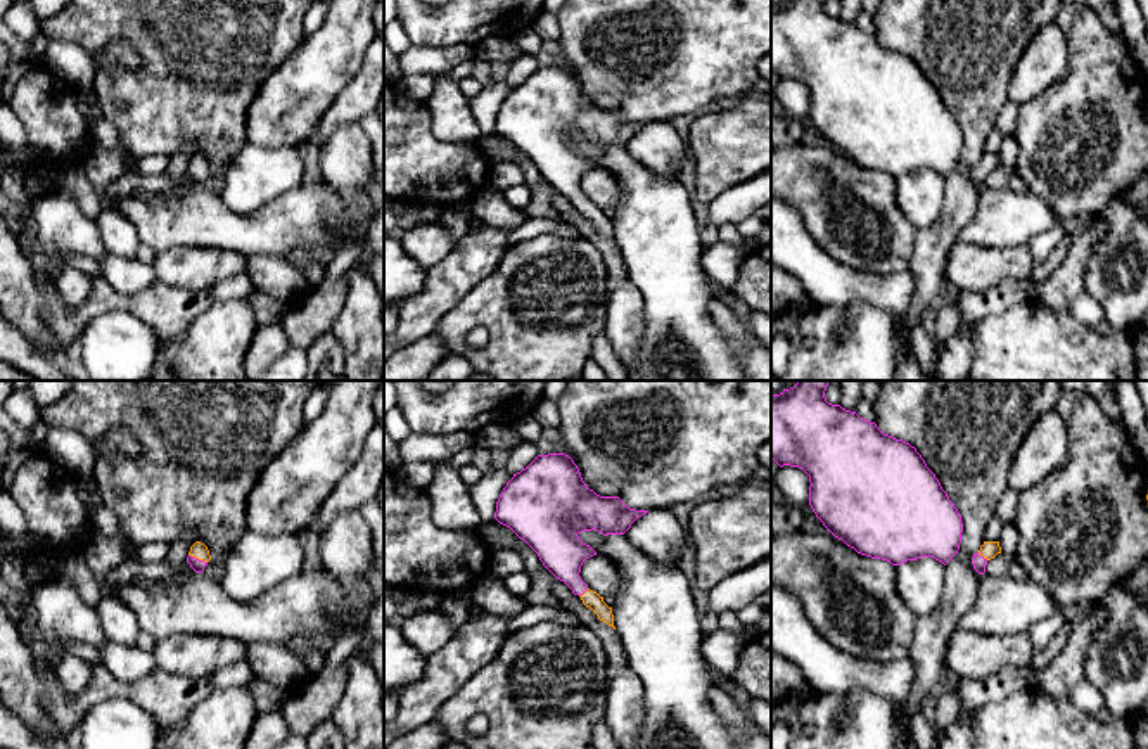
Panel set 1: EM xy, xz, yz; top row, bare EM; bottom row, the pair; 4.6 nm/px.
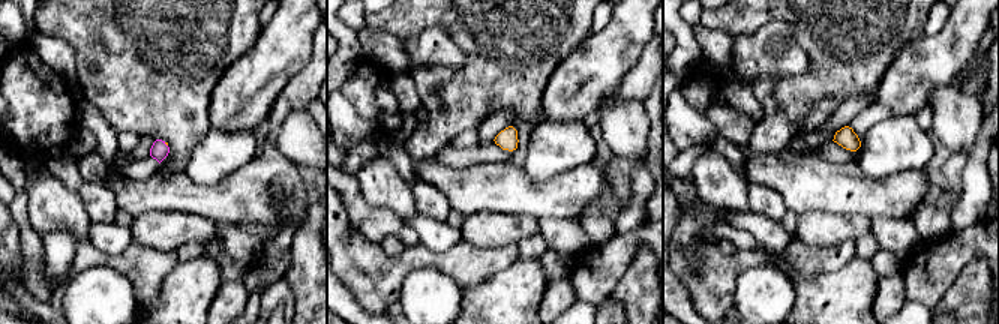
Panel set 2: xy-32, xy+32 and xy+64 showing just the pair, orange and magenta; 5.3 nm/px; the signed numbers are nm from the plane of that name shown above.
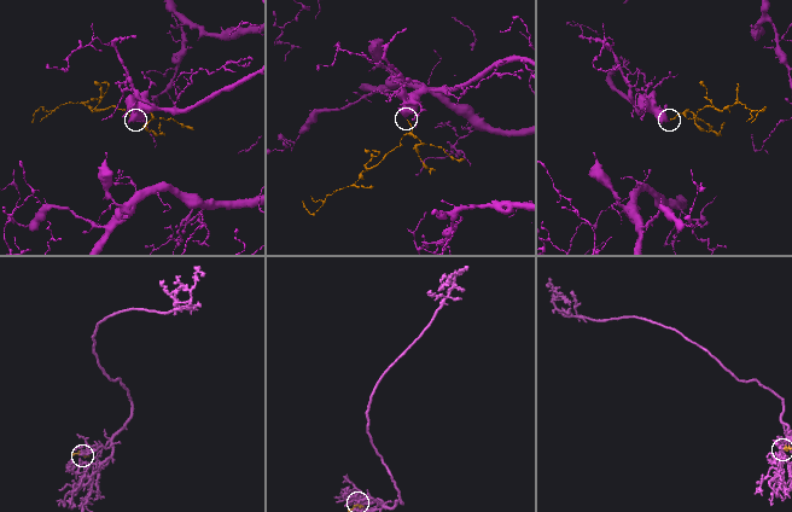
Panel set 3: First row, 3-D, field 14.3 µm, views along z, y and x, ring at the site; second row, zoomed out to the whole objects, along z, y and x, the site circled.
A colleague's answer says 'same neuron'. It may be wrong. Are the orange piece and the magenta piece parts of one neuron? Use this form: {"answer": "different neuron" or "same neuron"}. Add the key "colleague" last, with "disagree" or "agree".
{"answer": "same neuron", "colleague": "agree"}

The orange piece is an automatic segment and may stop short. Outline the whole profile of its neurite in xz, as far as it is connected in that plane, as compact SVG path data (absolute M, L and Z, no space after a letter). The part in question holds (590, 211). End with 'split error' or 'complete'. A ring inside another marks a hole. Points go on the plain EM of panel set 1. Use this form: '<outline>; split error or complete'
M565 66L538 67L526 81L513 86L503 100L494 131L510 140L539 170L543 178L564 194L600 234L614 239L612 220L581 192L581 178L596 164L577 149L583 144L624 147L631 137L648 123L629 121L619 109L600 109L586 99L574 73Z; split error

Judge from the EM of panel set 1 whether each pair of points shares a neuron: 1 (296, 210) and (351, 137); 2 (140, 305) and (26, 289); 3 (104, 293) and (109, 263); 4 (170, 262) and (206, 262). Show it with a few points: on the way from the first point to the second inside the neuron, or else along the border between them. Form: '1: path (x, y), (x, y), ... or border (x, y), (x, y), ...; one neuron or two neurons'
1: border (324, 177), (336, 189); two neurons
2: path (113, 301), (99, 301), (82, 315), (54, 313); one neuron
3: border (101, 277), (121, 293), (140, 293), (146, 289); two neurons
4: path (178, 263), (197, 263); one neuron

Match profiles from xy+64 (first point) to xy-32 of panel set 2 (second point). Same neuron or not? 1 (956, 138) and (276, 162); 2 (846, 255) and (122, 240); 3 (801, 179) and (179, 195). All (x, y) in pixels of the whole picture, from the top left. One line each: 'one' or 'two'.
1: two
2: two
3: one

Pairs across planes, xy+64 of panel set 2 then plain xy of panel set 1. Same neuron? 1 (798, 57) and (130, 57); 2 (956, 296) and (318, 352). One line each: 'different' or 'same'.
1: same
2: different

